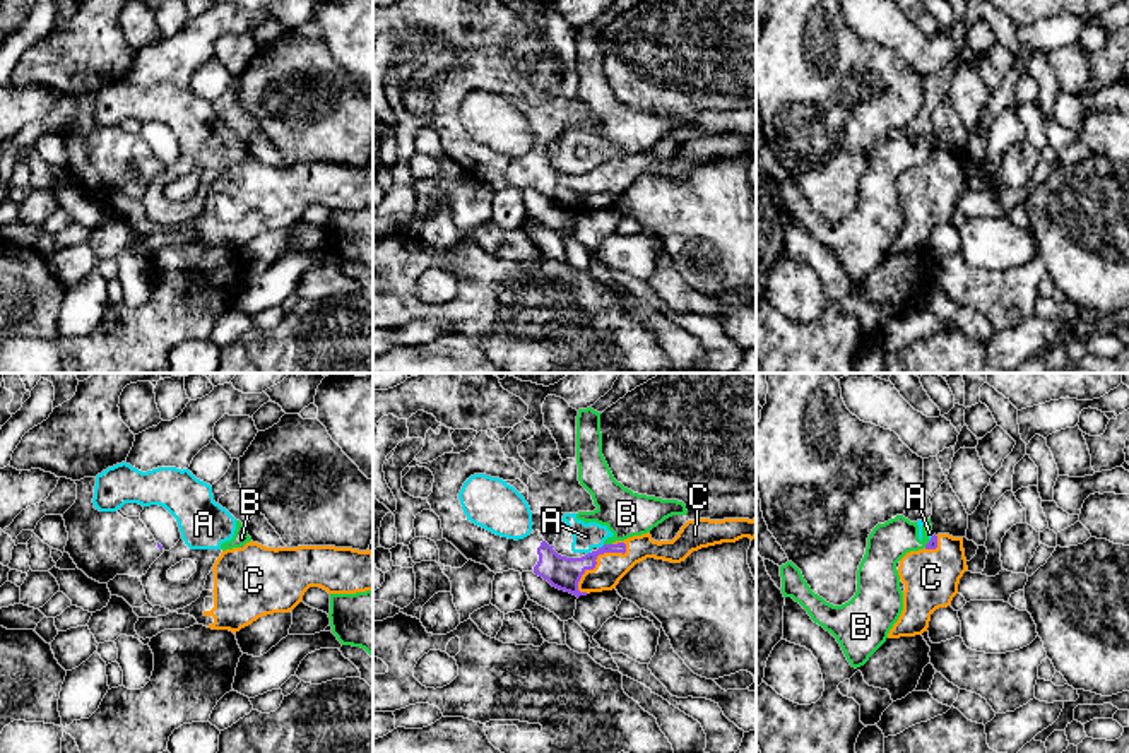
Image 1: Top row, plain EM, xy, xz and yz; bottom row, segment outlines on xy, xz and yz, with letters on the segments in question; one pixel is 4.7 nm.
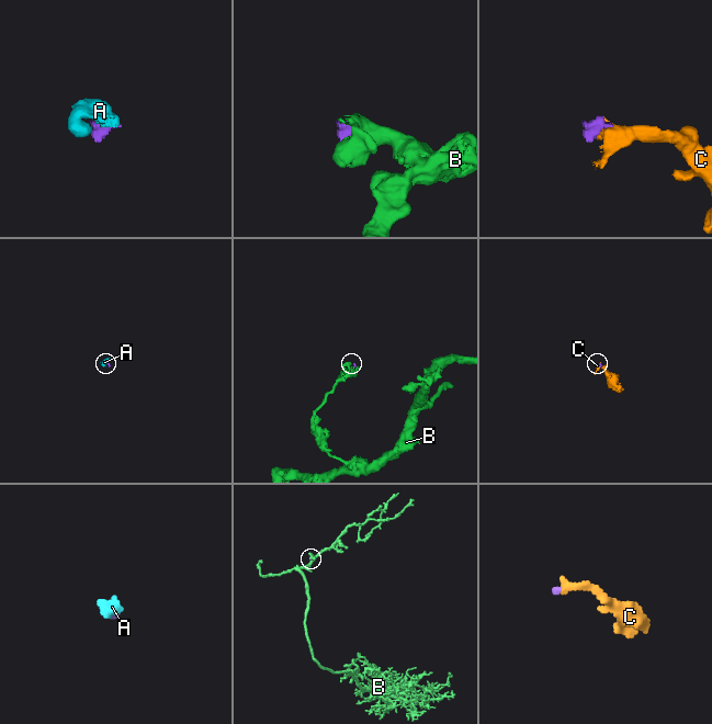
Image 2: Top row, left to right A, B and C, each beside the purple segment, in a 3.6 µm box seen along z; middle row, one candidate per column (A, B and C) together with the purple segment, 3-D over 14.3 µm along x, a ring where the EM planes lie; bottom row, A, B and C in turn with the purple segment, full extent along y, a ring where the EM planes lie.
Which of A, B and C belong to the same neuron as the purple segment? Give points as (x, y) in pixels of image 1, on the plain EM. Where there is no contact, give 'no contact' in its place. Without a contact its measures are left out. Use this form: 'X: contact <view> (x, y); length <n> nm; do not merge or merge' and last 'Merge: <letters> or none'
A: contact xz (602, 163); length 40 nm; do not merge
B: contact xz (608, 161); length 40 nm; do not merge
C: contact xz (596, 175); length 320 nm; merge
Merge: C

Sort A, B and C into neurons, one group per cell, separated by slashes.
A B / C

